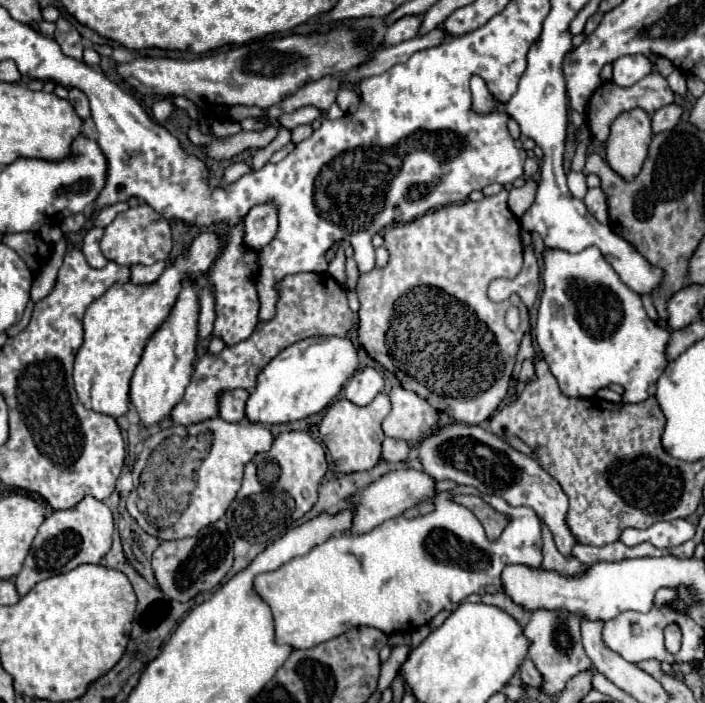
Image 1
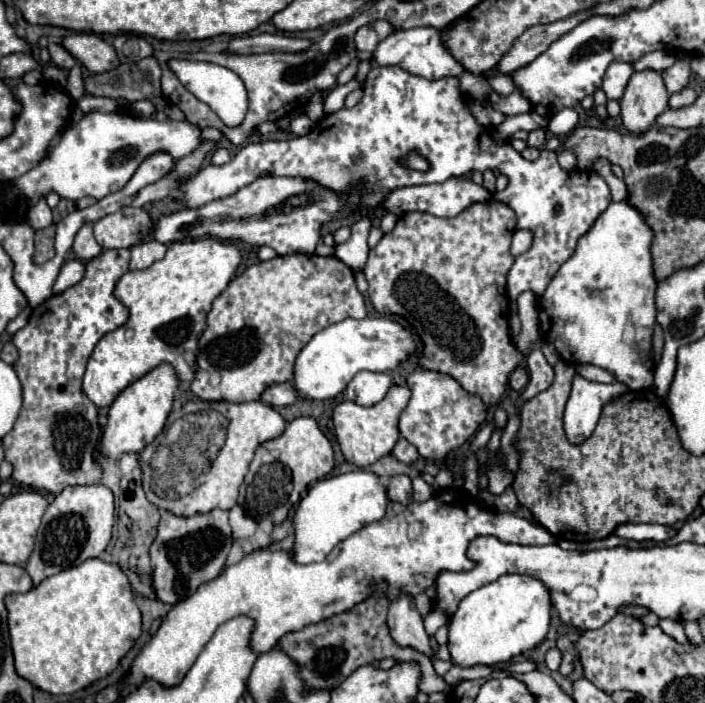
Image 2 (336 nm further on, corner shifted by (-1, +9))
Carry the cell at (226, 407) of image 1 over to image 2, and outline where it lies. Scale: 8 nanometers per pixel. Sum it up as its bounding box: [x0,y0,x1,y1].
[261,383,297,407]

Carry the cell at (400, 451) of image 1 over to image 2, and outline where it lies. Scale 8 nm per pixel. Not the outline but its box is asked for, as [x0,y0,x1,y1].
[391,437,419,465]

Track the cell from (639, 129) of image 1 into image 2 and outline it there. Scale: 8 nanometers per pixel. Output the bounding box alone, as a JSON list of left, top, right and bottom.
[621,71,669,133]

